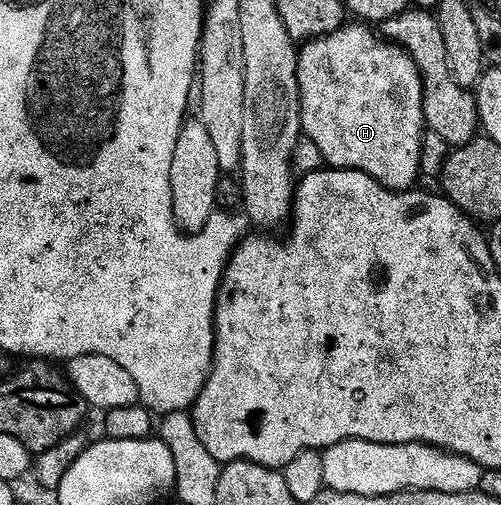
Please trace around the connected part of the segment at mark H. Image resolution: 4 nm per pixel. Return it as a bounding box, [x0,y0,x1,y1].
[297,22,427,192]

